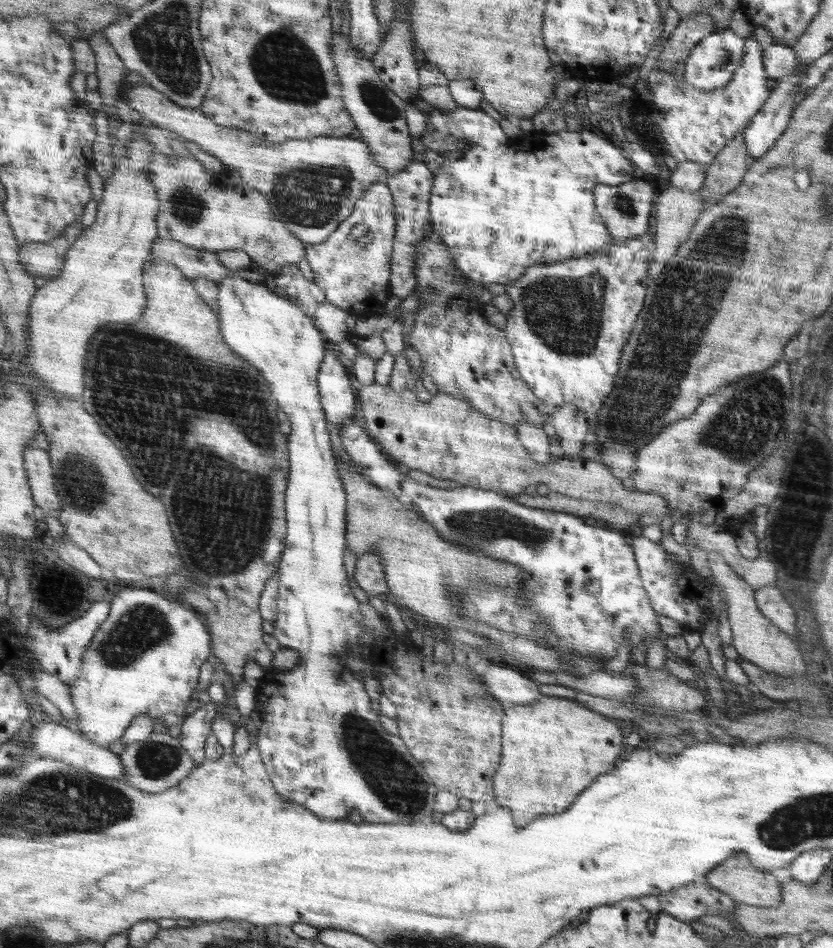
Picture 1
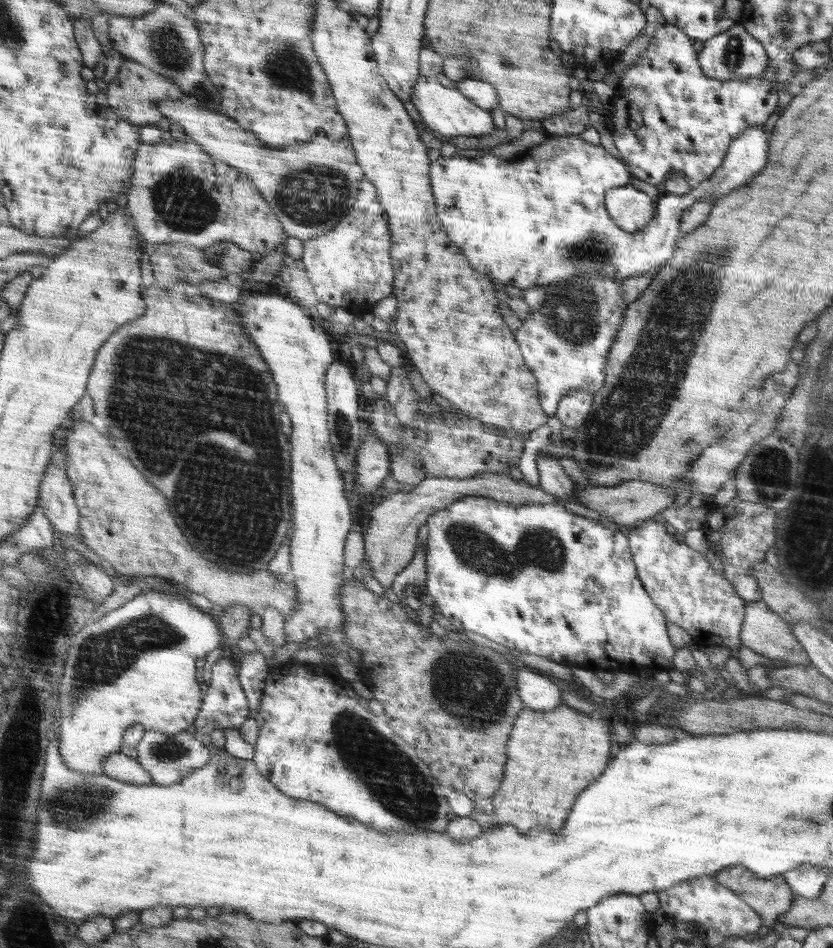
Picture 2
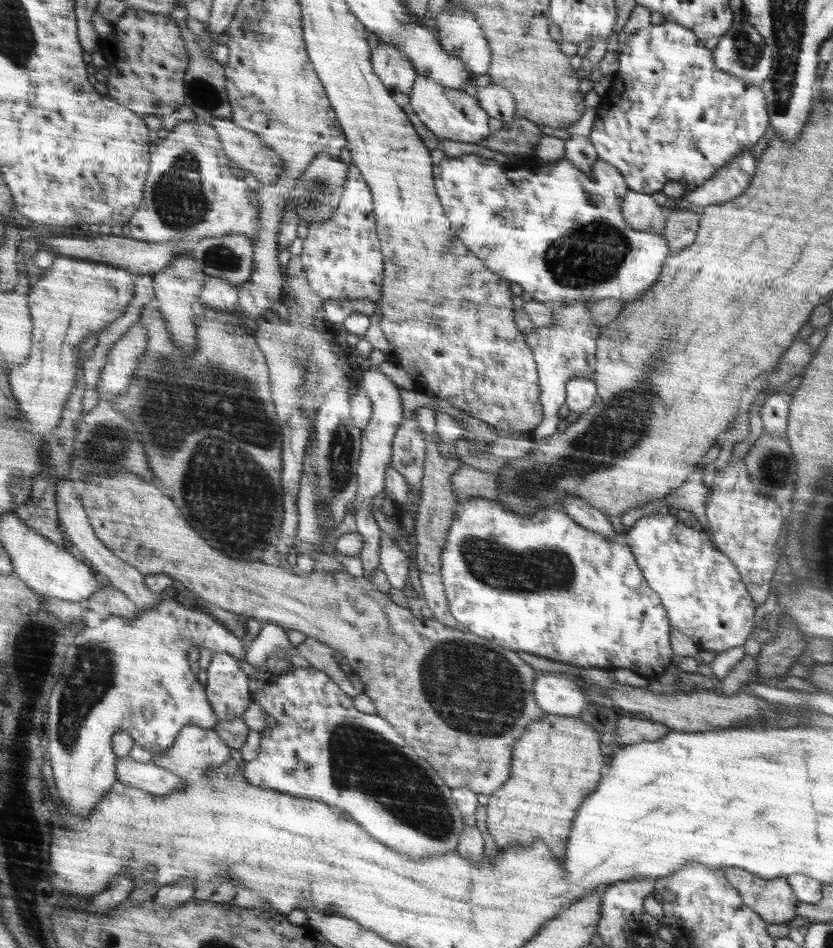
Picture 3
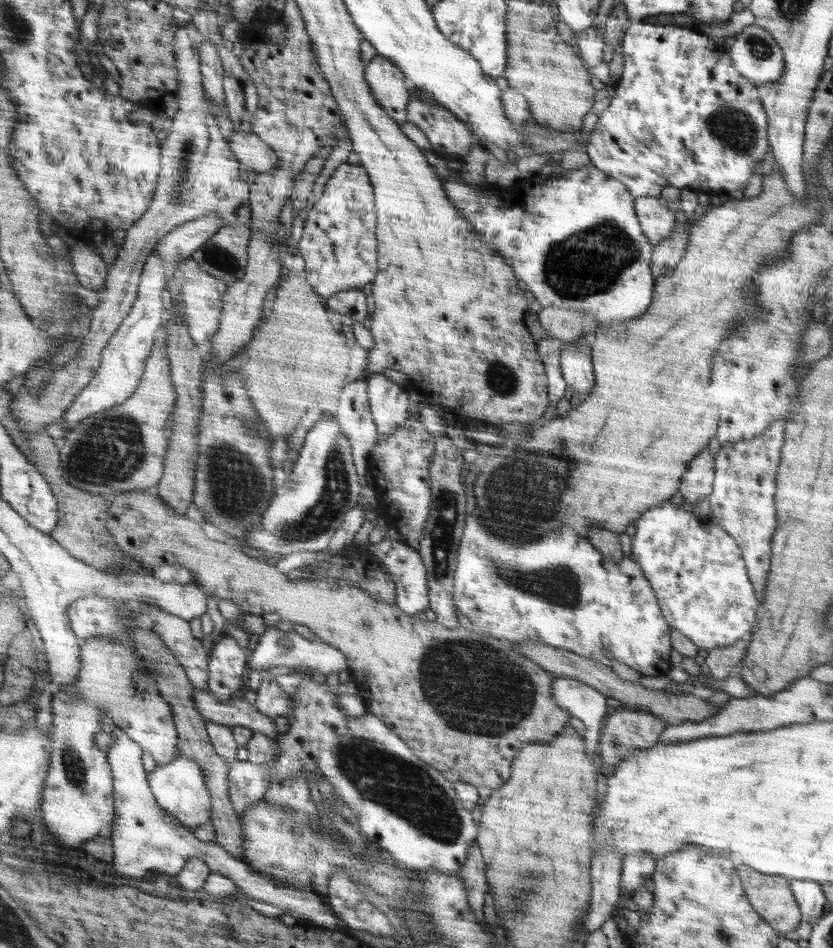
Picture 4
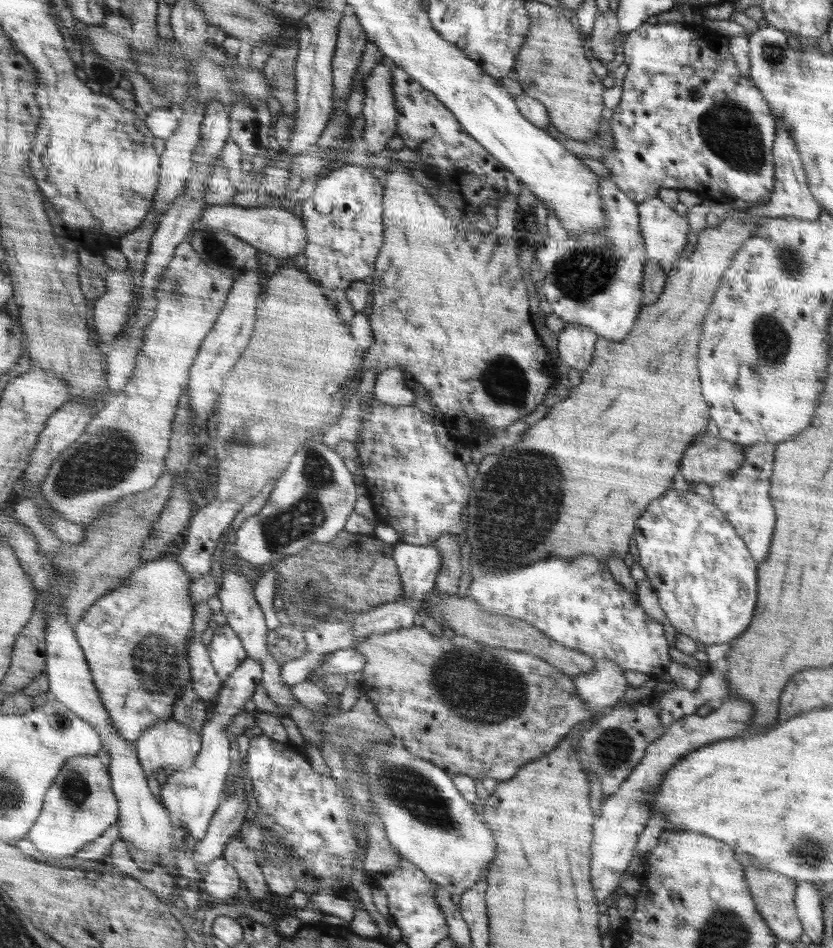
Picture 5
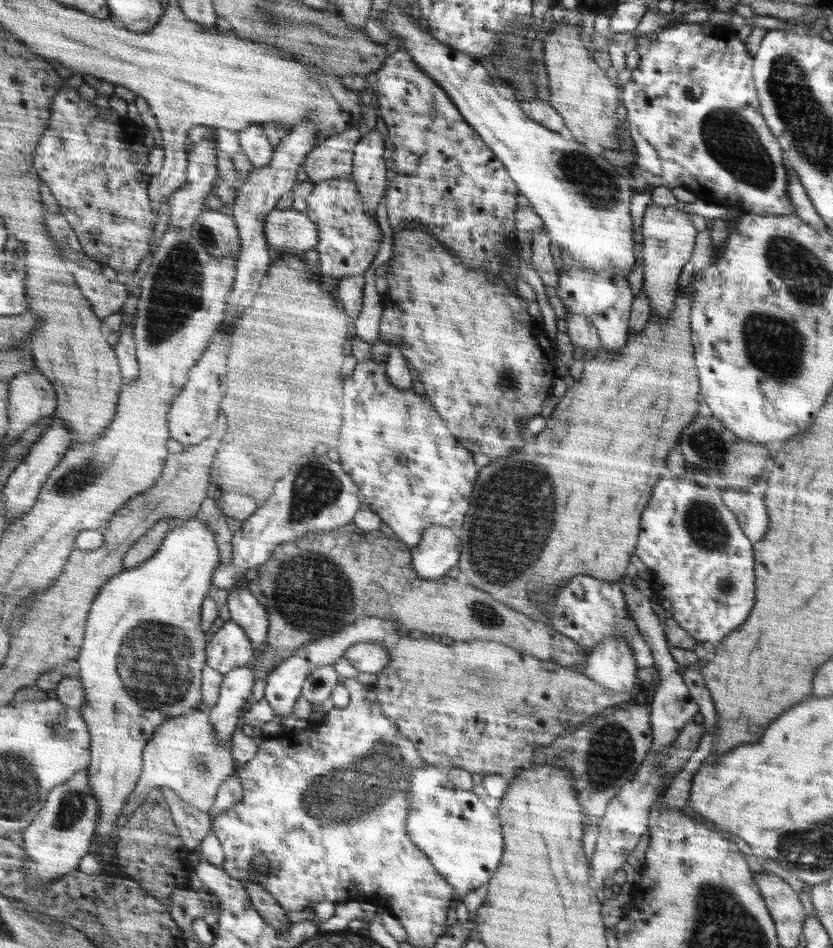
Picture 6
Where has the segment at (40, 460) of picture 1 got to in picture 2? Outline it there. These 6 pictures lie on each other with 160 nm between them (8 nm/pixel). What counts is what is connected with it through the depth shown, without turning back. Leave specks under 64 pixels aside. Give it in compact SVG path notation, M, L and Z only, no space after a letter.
M50 463L47 466L47 472L44 474L43 483L39 486L38 502L40 502L40 507L44 510L44 515L52 523L59 536L72 537L79 540L80 543L84 543L78 528L80 510L76 505L72 492L74 492L74 488L68 476L66 476L66 472L54 463Z

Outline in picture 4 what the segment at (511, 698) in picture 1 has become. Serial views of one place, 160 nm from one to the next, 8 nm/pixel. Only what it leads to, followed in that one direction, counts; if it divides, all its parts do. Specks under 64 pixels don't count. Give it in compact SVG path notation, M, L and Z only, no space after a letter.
M555 677L551 697L572 717L582 720L586 726L584 738L588 738L586 752L597 752L599 735L604 725L602 718L606 716L606 710L609 710L604 693L574 678Z

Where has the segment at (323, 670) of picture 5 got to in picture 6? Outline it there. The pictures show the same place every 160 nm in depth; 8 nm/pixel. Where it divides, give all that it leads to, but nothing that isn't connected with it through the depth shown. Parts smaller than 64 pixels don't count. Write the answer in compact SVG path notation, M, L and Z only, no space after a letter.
M384 641L358 642L349 646L343 656L359 672L379 673L390 660Z

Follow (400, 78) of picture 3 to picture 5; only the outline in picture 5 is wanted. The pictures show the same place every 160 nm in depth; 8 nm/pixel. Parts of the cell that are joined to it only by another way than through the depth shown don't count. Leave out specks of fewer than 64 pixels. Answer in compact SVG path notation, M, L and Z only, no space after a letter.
M384 59L363 82L365 99L362 117L366 126L362 138L370 150L378 153L388 148L388 143L396 136L396 94L393 93L390 68L391 64Z

